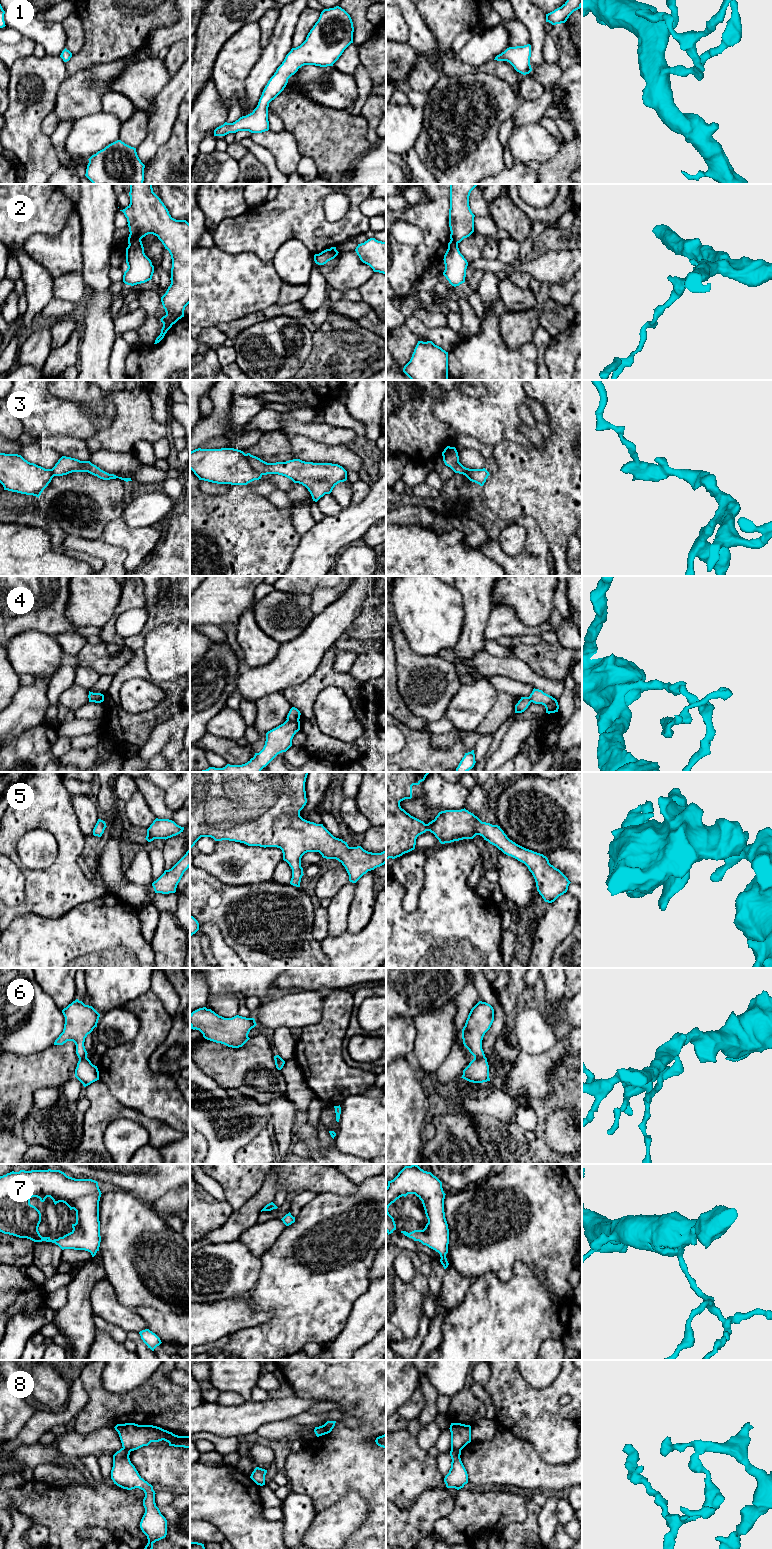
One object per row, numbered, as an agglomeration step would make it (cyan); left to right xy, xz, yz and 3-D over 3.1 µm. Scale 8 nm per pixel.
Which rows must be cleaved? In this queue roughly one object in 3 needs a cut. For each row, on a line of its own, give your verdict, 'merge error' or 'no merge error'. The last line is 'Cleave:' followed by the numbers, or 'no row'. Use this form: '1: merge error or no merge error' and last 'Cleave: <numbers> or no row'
1: no merge error
2: merge error
3: merge error
4: merge error
5: no merge error
6: merge error
7: no merge error
8: merge error
Cleave: 2, 3, 4, 6, 8

